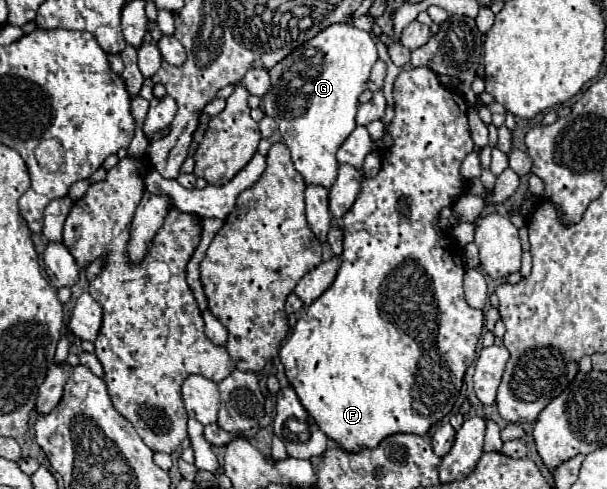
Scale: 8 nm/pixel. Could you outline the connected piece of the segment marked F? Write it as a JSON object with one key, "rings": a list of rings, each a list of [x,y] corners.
{"rings":[[[417,67],[413,71],[403,71],[393,85],[393,99],[395,99],[395,117],[393,123],[389,125],[389,133],[395,139],[395,145],[391,149],[385,149],[383,161],[381,161],[381,171],[373,179],[363,179],[361,193],[355,201],[355,205],[349,209],[349,213],[343,219],[333,219],[333,225],[345,227],[345,241],[343,241],[343,253],[341,253],[341,267],[337,273],[337,279],[333,285],[319,297],[315,299],[305,311],[301,313],[297,325],[293,327],[291,335],[283,343],[279,351],[279,359],[285,365],[285,375],[289,383],[293,385],[301,405],[309,409],[309,415],[321,425],[321,431],[333,439],[343,451],[347,453],[357,453],[361,449],[373,449],[377,447],[387,435],[395,433],[415,433],[415,435],[427,435],[429,429],[441,421],[445,415],[451,413],[461,385],[463,385],[463,375],[471,361],[475,359],[475,349],[477,341],[481,337],[483,329],[483,313],[479,309],[471,309],[463,297],[463,275],[465,275],[465,265],[461,261],[461,251],[455,247],[449,235],[443,235],[437,227],[437,215],[443,207],[451,207],[455,199],[463,193],[465,181],[459,175],[459,167],[463,159],[473,151],[473,139],[469,133],[467,125],[467,103],[463,97],[449,87],[443,87],[437,79],[437,75],[429,67]]]}

